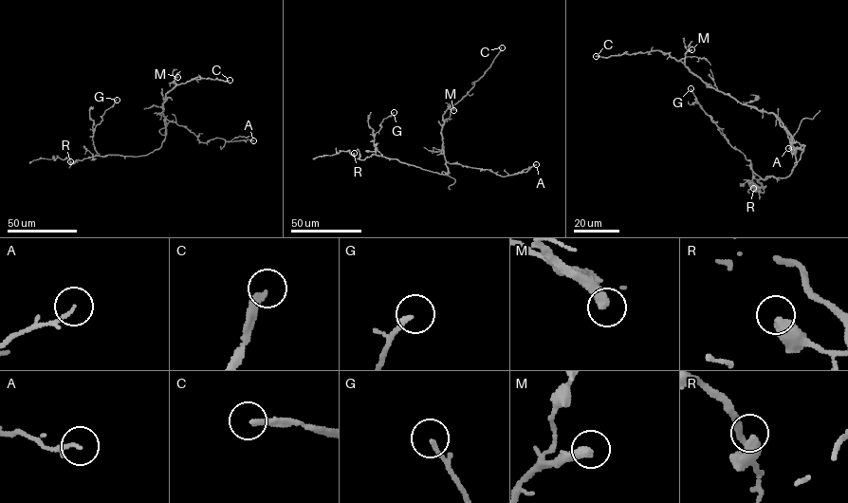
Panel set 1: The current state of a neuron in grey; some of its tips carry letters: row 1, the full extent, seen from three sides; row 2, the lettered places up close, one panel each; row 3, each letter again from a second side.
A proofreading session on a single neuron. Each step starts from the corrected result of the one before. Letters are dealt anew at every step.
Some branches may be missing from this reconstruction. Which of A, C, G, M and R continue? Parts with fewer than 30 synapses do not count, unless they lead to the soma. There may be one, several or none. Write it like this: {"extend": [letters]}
{"extend": ["C", "M"]}

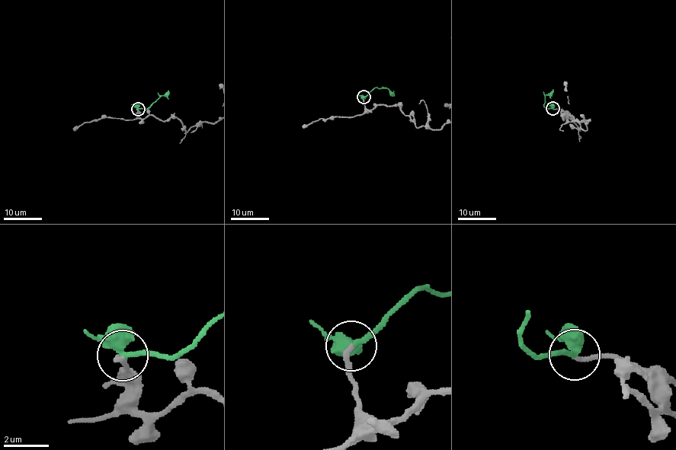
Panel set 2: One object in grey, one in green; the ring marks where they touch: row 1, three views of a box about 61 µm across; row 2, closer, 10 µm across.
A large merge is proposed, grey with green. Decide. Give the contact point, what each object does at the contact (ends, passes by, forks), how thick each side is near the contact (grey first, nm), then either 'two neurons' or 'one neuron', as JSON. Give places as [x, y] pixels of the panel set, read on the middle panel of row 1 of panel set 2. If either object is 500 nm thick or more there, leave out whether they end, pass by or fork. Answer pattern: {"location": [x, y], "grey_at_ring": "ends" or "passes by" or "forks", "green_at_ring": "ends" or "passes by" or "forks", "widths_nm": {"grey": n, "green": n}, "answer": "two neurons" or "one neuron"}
{"location": [363, 97], "grey_at_ring": "ends", "green_at_ring": "passes by", "widths_nm": {"grey": 190, "green": 440}, "answer": "one neuron"}

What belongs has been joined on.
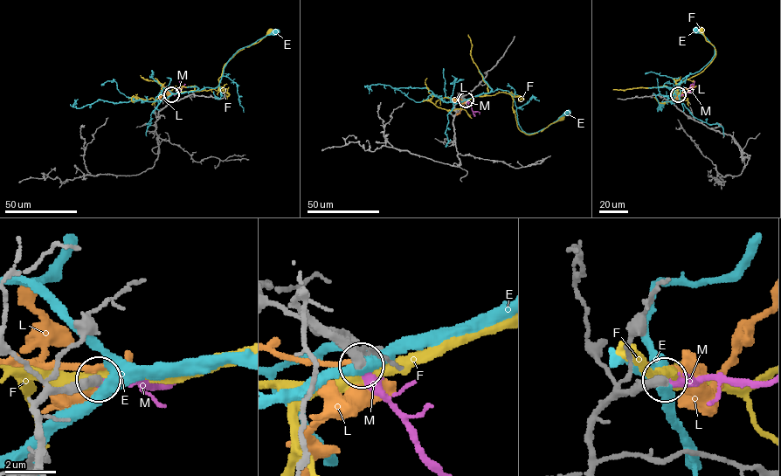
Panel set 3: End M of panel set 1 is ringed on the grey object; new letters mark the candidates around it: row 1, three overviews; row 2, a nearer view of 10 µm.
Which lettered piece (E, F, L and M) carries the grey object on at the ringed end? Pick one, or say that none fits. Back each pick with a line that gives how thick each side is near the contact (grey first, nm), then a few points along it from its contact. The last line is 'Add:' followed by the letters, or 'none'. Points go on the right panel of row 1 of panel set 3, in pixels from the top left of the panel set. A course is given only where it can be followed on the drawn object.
M: calibres 400 and 360 nm; course (678, 94), (690, 91), (693, 80)
Add: M

